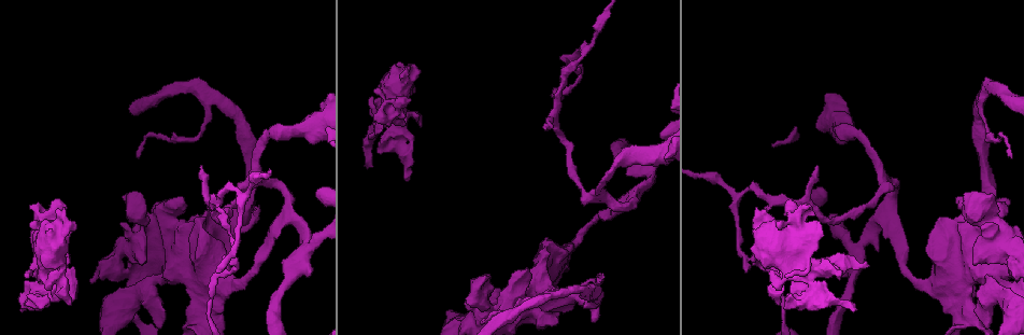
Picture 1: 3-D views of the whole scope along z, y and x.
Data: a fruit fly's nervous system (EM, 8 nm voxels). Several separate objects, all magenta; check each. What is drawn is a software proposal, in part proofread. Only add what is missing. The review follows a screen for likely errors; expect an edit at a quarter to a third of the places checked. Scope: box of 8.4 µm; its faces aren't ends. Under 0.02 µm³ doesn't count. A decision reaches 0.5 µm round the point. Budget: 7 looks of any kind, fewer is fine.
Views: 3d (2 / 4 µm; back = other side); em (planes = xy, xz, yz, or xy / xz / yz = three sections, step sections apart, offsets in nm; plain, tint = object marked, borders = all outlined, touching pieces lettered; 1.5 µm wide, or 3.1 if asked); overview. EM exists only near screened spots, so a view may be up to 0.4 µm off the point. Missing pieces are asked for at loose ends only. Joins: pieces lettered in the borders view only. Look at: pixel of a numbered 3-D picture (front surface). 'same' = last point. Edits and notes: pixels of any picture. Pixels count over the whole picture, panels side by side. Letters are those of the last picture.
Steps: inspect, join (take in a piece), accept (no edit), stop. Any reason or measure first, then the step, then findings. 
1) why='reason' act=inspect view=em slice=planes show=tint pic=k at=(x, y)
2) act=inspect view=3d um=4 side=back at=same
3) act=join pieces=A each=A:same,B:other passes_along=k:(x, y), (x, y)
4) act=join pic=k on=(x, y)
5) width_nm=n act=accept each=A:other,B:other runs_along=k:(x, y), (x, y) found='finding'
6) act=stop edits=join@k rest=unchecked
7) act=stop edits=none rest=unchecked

why='free end' act=inspect view=em slice=planes show=borders pic=1 at=(410, 150)

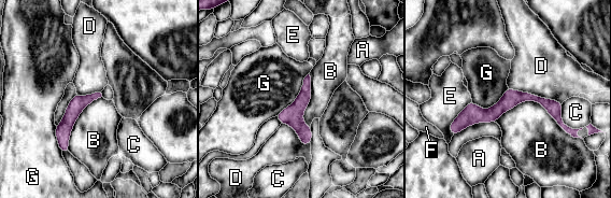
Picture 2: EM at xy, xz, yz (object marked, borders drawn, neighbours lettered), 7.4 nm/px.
act=accept each=A:other,B:other,C:other,D:other,E:other,F:other,G:other runs_along=2:(563, 126), (543, 101), (513, 97), (452, 129) found='none of them fits'

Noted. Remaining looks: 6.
why='thin end' act=inspect view=em slice=planes show=plain pic=1 at=(744, 272)

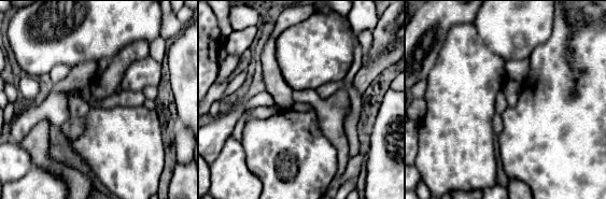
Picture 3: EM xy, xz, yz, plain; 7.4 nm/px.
why='see the neighbours' act=inspect view=em slice=planes show=borders at=same

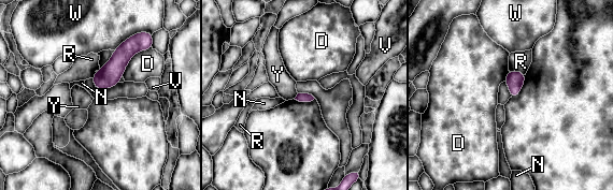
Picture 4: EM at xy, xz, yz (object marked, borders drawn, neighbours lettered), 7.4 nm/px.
longest_contact=D:320nm act=accept each=D:other,N:other,R:other,V:other,W:other,Y:other found='no lettered piece goes on from it'

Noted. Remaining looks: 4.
why='free end' act=inspect view=3d um=2 pic=1 at=(596, 277)

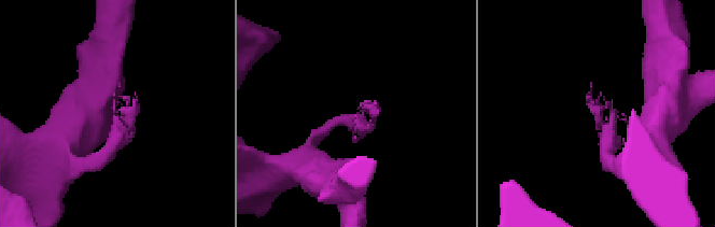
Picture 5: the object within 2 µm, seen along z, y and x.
act=inspect view=em slice=xy step=8 show=borders pic=5 at=(601, 94)

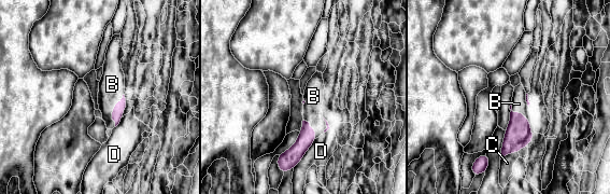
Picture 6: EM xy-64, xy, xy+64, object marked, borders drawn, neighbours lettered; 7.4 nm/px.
why='cut it another way' act=inspect view=em slice=planes show=borders at=same

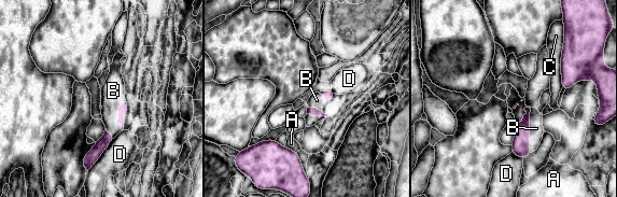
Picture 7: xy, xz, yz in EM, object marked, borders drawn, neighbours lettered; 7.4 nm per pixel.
act=accept each=A:other,B:other,C:other,D:other border=7:(524, 107), (530, 109), (531, 152) found='none of them fits'

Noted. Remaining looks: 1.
act=stop edits=none rest=unchecked

